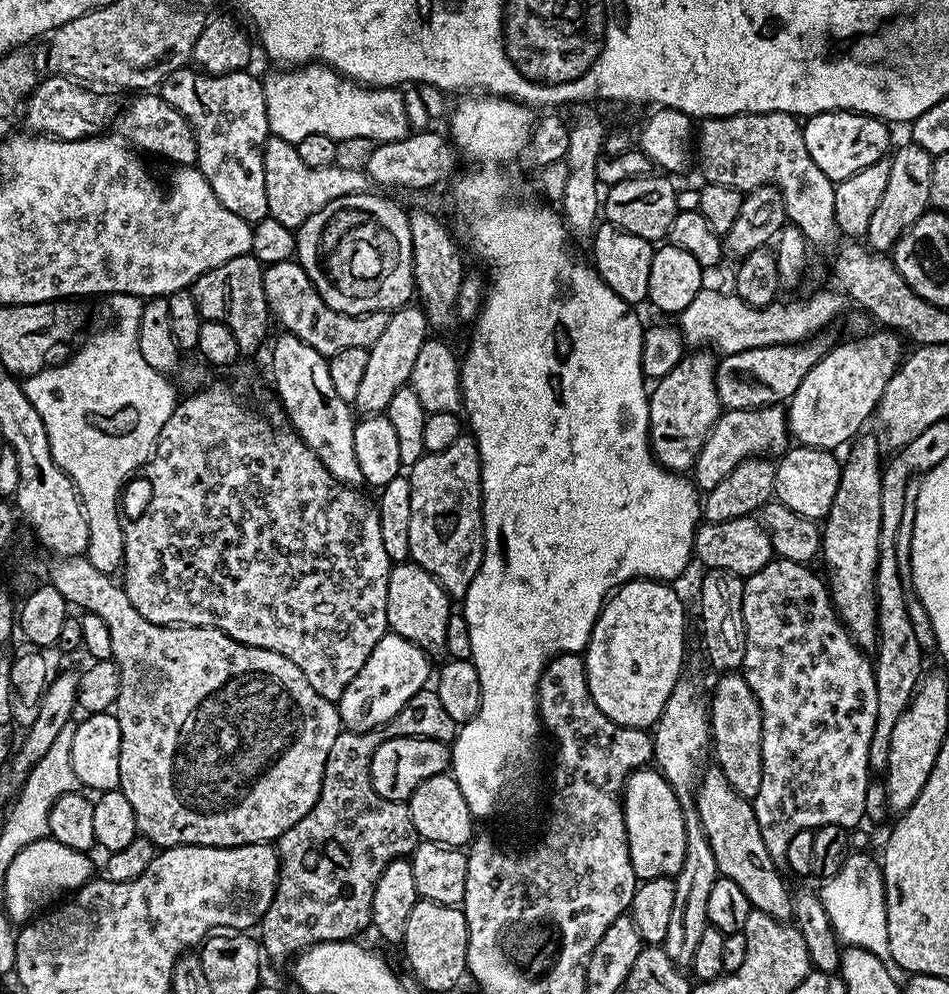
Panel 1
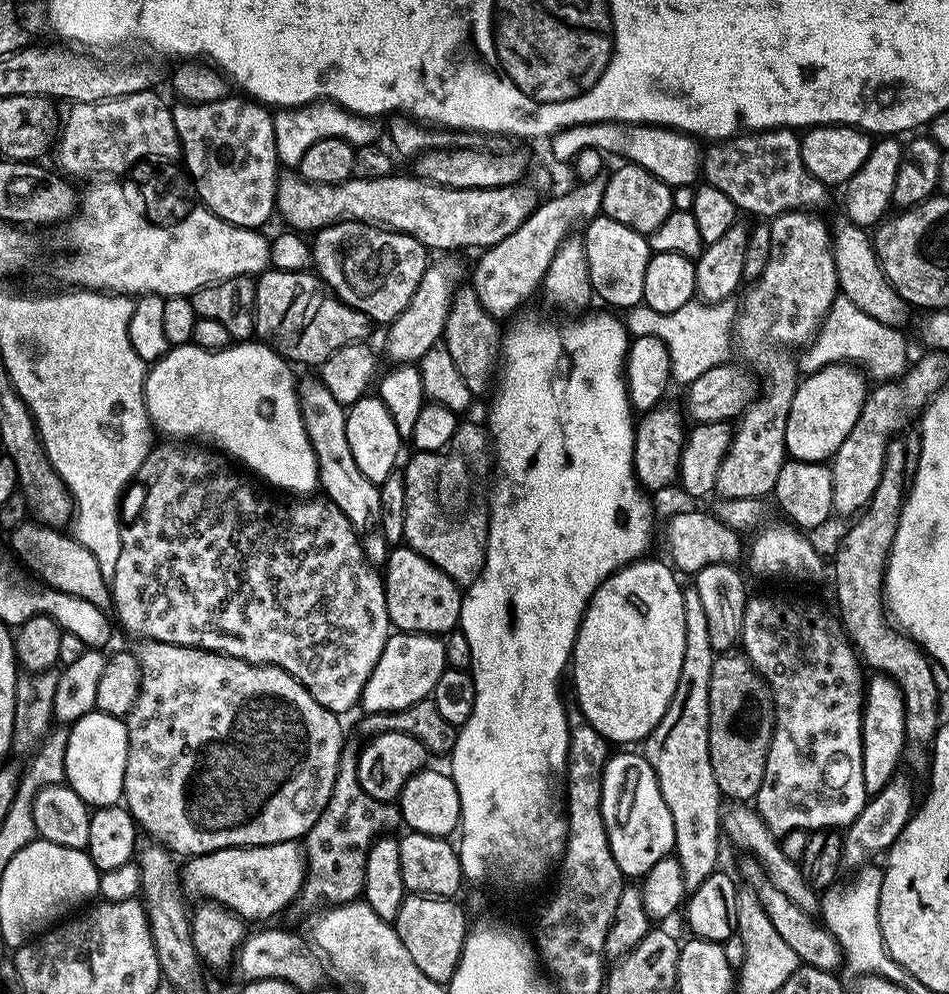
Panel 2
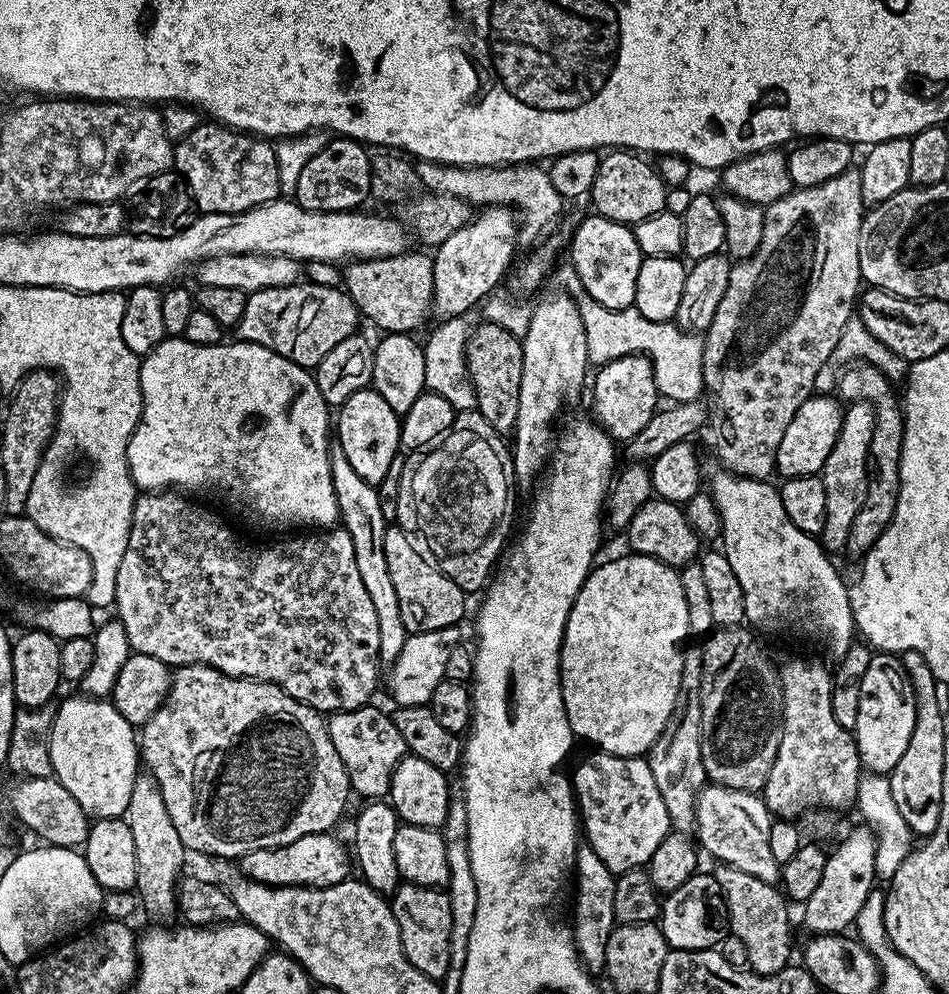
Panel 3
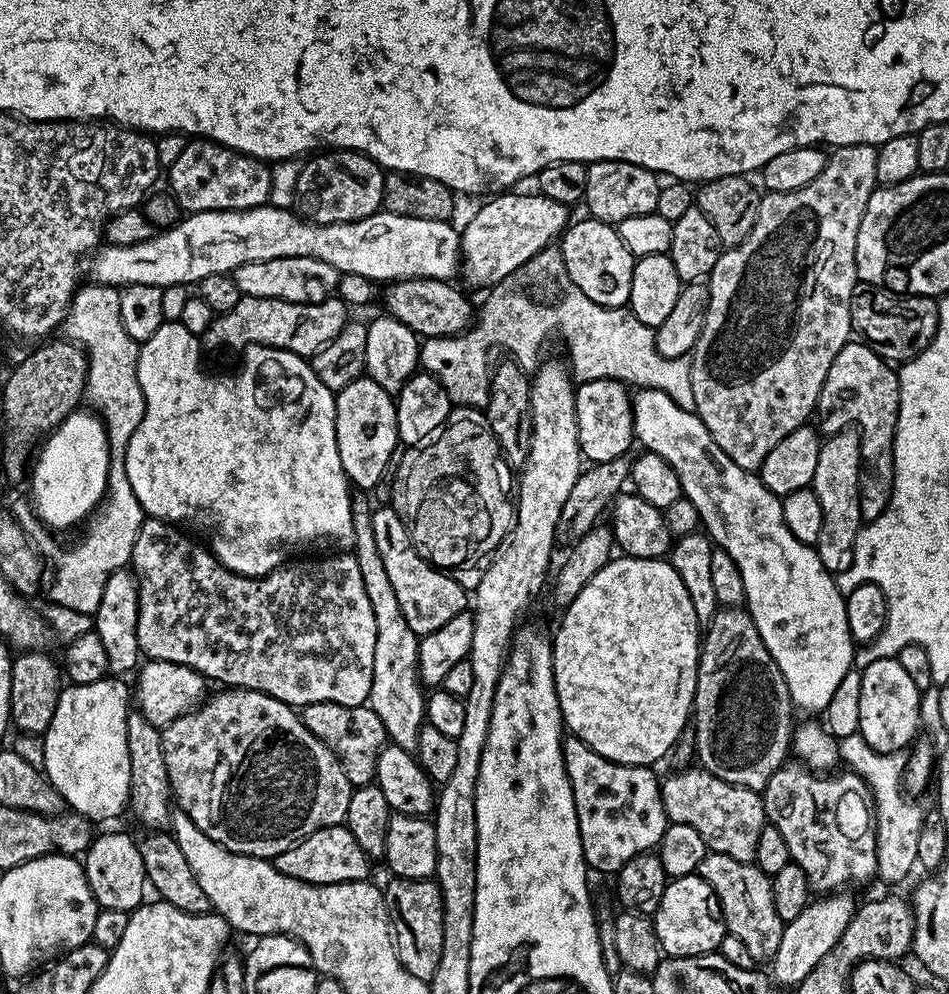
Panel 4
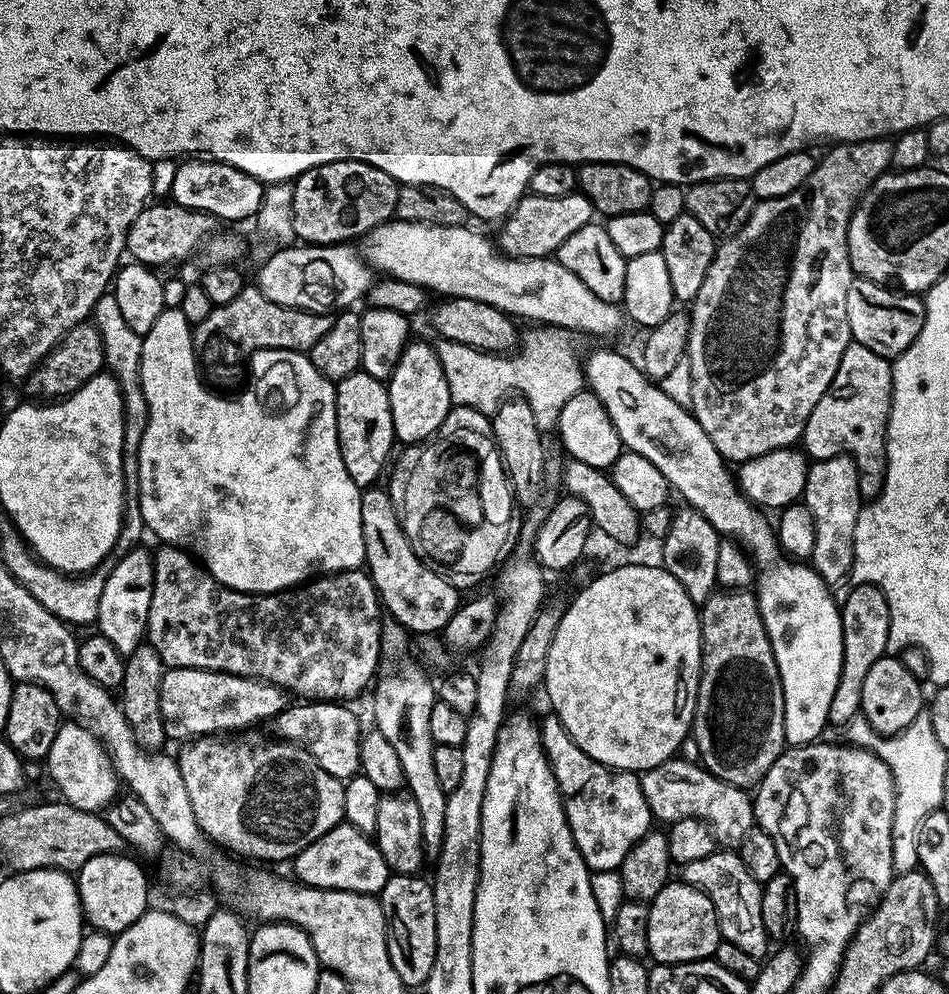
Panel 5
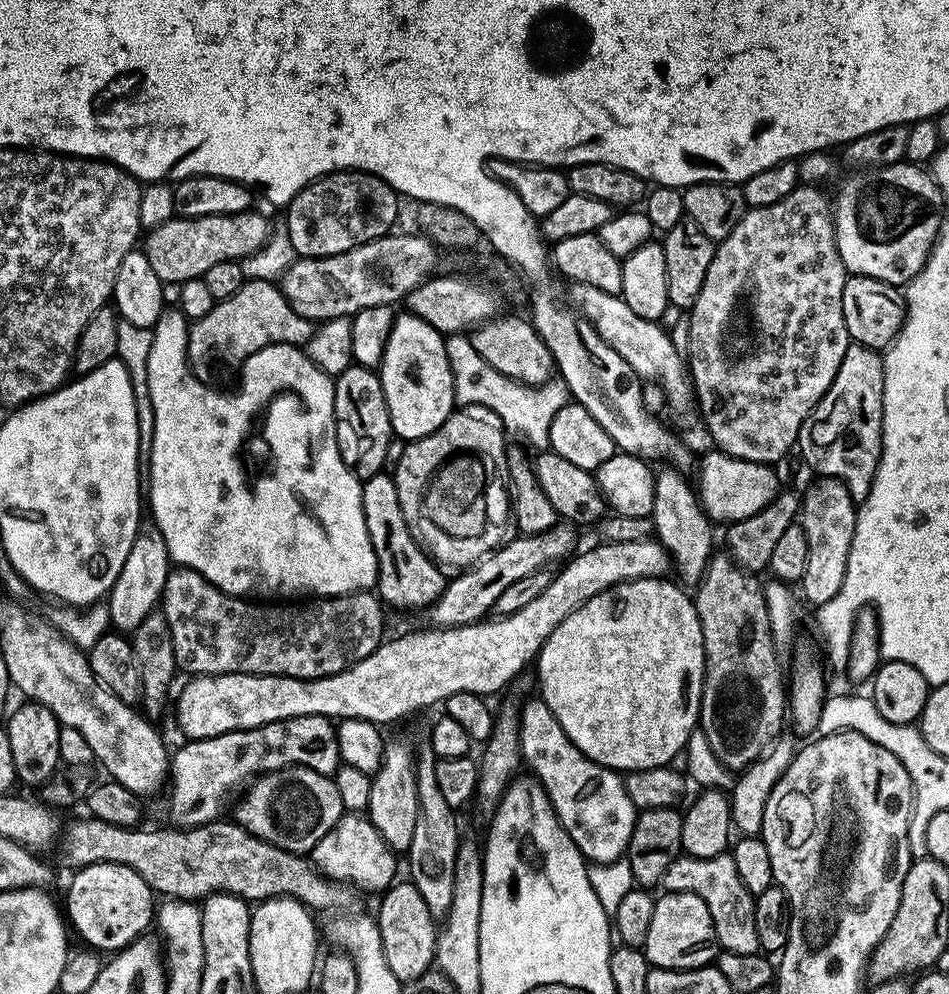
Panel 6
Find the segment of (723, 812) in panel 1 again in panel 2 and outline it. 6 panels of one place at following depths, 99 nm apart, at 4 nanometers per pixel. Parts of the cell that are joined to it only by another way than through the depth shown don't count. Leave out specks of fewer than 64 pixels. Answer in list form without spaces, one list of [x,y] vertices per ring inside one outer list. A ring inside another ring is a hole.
[[[744,858],[740,864],[740,872],[744,875],[745,882],[748,883],[745,885],[755,892],[758,902],[764,908],[766,918],[770,918],[774,930],[778,930],[778,934],[785,940],[786,946],[790,946],[790,950],[794,950],[801,965],[817,968],[823,972],[836,972],[845,963],[843,949],[840,948],[839,942],[827,931],[823,923],[798,906],[794,906],[794,902],[790,902],[790,898],[786,898],[786,894],[782,894],[782,890],[778,890],[778,886],[774,886],[768,881],[768,875],[755,860]]]

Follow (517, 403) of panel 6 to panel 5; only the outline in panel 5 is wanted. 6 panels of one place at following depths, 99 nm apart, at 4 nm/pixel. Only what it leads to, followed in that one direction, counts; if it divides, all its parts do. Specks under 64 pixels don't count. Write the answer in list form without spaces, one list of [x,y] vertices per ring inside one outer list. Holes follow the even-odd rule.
[[[532,326],[529,329],[525,336],[523,333],[520,356],[479,352],[477,348],[462,346],[462,342],[437,339],[434,347],[438,362],[442,362],[442,374],[446,374],[453,405],[473,408],[483,416],[491,417],[505,400],[519,394],[530,410],[534,410],[541,430],[555,429],[562,406],[585,387],[582,360],[576,357],[576,344],[572,341],[575,339],[567,328]]]

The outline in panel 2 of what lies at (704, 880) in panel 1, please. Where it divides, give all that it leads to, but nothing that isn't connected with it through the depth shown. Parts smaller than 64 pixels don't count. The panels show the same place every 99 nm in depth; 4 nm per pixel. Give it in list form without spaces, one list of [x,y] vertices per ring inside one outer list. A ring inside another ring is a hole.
[[[695,586],[684,588],[684,613],[686,614],[686,650],[682,654],[682,674],[678,674],[678,686],[674,690],[674,698],[670,698],[670,706],[666,706],[666,714],[662,714],[662,722],[654,726],[654,730],[648,735],[647,740],[642,744],[642,755],[648,759],[654,774],[658,778],[658,786],[662,790],[662,798],[666,798],[666,807],[670,809],[670,818],[674,818],[674,842],[676,847],[674,855],[676,861],[684,871],[684,881],[689,890],[697,888],[711,872],[717,871],[720,860],[720,840],[722,841],[722,797],[718,790],[718,782],[714,782],[714,766],[710,766],[710,670],[714,670],[714,662],[717,653],[710,646],[710,629],[706,623],[706,613],[702,607],[702,601],[698,599],[698,590]]]

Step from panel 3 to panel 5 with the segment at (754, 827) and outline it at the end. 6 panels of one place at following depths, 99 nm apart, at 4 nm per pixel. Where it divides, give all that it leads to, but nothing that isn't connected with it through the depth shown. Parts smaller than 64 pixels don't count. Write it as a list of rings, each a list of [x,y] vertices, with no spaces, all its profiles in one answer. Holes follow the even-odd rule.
[[[673,758],[639,773],[646,806],[657,821],[671,822],[682,818],[698,818],[708,823],[717,845],[728,850],[739,849],[742,838],[754,827],[753,797],[745,789],[722,782],[699,763]]]

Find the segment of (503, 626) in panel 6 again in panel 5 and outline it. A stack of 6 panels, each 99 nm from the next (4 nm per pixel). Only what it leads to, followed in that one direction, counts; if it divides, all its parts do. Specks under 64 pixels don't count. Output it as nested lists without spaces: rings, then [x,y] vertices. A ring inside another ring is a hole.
[[[170,668],[162,678],[160,701],[168,740],[188,742],[202,736],[230,734],[234,728],[246,728],[259,720],[271,721],[289,707],[290,696],[277,684],[251,680],[248,676],[232,676],[205,668]]]

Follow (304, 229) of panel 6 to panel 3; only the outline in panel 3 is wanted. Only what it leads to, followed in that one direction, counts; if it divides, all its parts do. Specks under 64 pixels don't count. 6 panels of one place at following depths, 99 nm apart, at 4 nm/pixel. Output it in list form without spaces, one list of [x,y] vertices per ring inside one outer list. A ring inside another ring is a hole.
[[[347,138],[329,139],[328,145],[319,150],[302,169],[298,177],[295,203],[301,204],[311,212],[350,212],[361,207],[364,199],[372,196],[372,171],[370,170],[370,152],[361,141]]]

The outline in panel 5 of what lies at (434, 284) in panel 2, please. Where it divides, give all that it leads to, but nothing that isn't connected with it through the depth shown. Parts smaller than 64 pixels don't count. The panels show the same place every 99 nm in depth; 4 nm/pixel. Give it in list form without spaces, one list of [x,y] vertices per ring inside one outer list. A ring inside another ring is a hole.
[[[577,190],[562,198],[542,198],[525,194],[520,197],[516,207],[503,221],[498,247],[506,256],[547,256],[551,257],[582,226],[593,223],[594,209],[590,198]]]

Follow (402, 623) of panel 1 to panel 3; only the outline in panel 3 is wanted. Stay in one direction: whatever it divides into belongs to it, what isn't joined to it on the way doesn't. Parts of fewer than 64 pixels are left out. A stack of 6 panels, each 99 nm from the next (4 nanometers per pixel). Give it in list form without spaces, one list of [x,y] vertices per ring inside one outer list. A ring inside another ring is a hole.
[[[385,527],[386,562],[390,566],[390,579],[393,580],[394,590],[398,594],[398,610],[402,610],[402,622],[406,630],[409,634],[415,634],[459,625],[459,620],[464,616],[465,592],[453,580],[446,578],[446,574],[442,574],[435,563],[408,540],[411,540],[409,533],[403,528]]]

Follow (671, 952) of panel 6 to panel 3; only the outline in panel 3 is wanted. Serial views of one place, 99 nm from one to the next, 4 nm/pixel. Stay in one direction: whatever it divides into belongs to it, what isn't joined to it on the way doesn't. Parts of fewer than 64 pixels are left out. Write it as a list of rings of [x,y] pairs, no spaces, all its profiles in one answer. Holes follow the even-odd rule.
[[[694,875],[682,882],[678,890],[667,893],[662,900],[658,923],[669,949],[702,950],[719,946],[730,935],[730,925],[726,898],[715,875]]]

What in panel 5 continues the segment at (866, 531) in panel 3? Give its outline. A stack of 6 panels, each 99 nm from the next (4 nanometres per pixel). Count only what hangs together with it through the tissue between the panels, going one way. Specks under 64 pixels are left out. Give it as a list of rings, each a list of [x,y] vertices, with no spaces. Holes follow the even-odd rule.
[[[855,342],[846,346],[842,362],[804,427],[802,448],[812,454],[816,440],[832,440],[831,451],[850,456],[860,472],[860,494],[871,502],[882,490],[888,465],[888,415],[892,409],[892,364]]]

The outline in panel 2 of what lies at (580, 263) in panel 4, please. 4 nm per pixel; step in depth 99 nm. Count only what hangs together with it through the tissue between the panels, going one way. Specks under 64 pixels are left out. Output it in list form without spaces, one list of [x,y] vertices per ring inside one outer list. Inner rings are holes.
[[[603,214],[587,221],[585,228],[588,229],[582,232],[582,239],[593,293],[621,310],[637,307],[643,301],[646,286],[646,266],[650,255],[648,236]]]

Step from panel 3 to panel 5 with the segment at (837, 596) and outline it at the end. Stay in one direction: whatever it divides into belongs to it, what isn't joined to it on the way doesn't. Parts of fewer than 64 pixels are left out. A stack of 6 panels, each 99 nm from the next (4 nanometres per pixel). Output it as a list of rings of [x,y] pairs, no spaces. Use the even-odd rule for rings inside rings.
[[[600,348],[592,352],[583,361],[584,379],[587,387],[600,399],[608,412],[610,422],[618,434],[621,445],[634,454],[642,454],[666,478],[669,489],[681,496],[687,507],[698,510],[714,526],[721,537],[734,538],[736,543],[748,553],[754,572],[754,591],[758,610],[762,614],[762,622],[766,626],[766,634],[770,638],[770,646],[774,650],[774,662],[778,666],[778,674],[784,691],[784,743],[788,746],[815,744],[821,739],[824,727],[829,727],[828,715],[830,702],[838,687],[839,676],[842,674],[843,638],[842,618],[838,600],[832,597],[833,589],[817,574],[816,569],[808,562],[797,562],[793,557],[780,551],[780,543],[776,541],[774,524],[767,520],[765,513],[740,493],[737,481],[728,473],[729,465],[722,454],[710,442],[706,430],[696,421],[689,409],[674,402],[665,394],[659,383],[648,379],[643,371],[634,363],[631,364],[620,352],[607,352]]]

